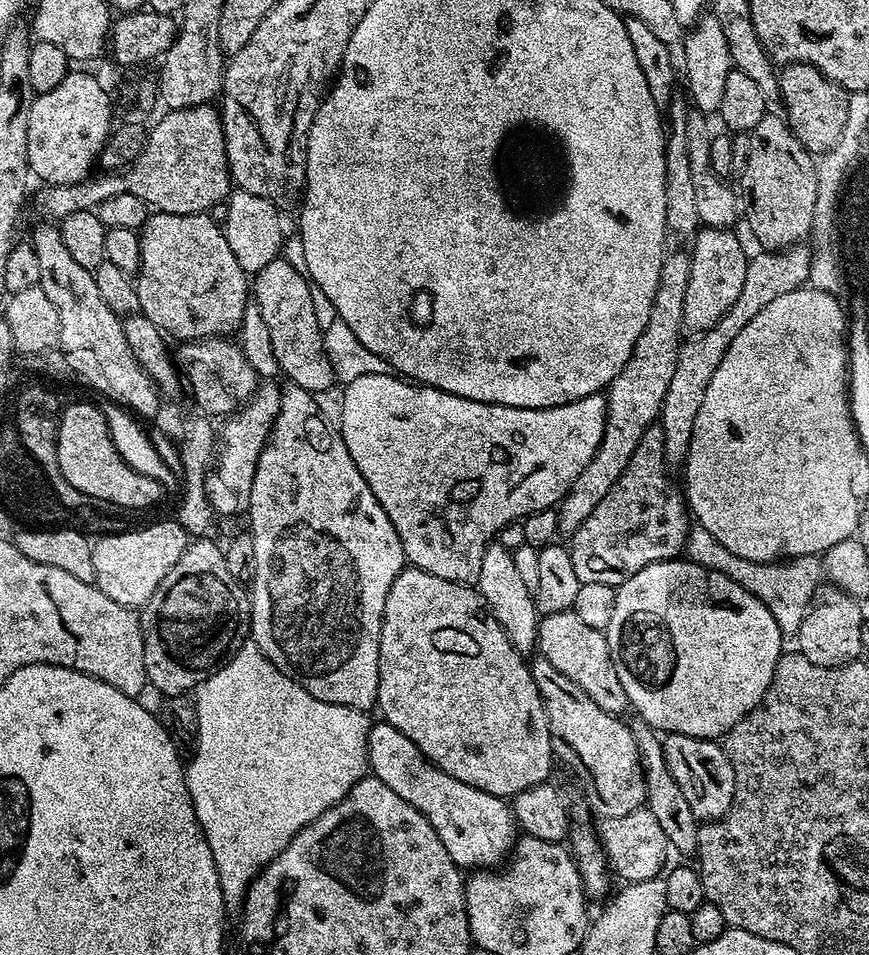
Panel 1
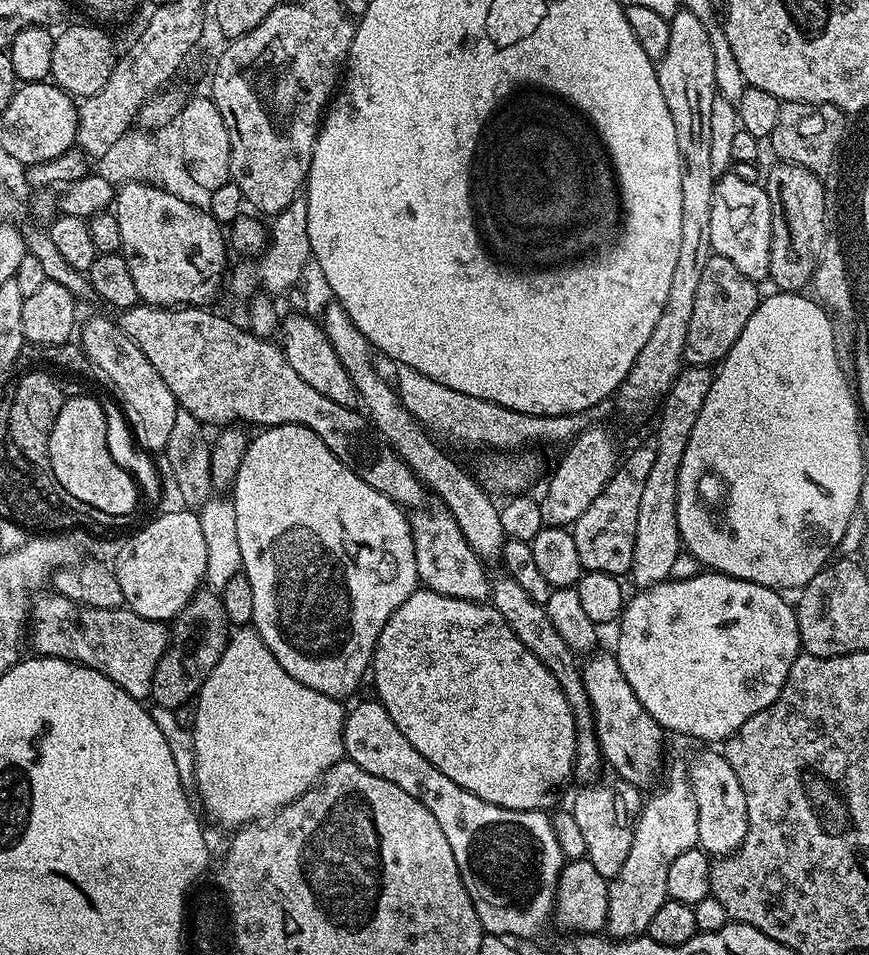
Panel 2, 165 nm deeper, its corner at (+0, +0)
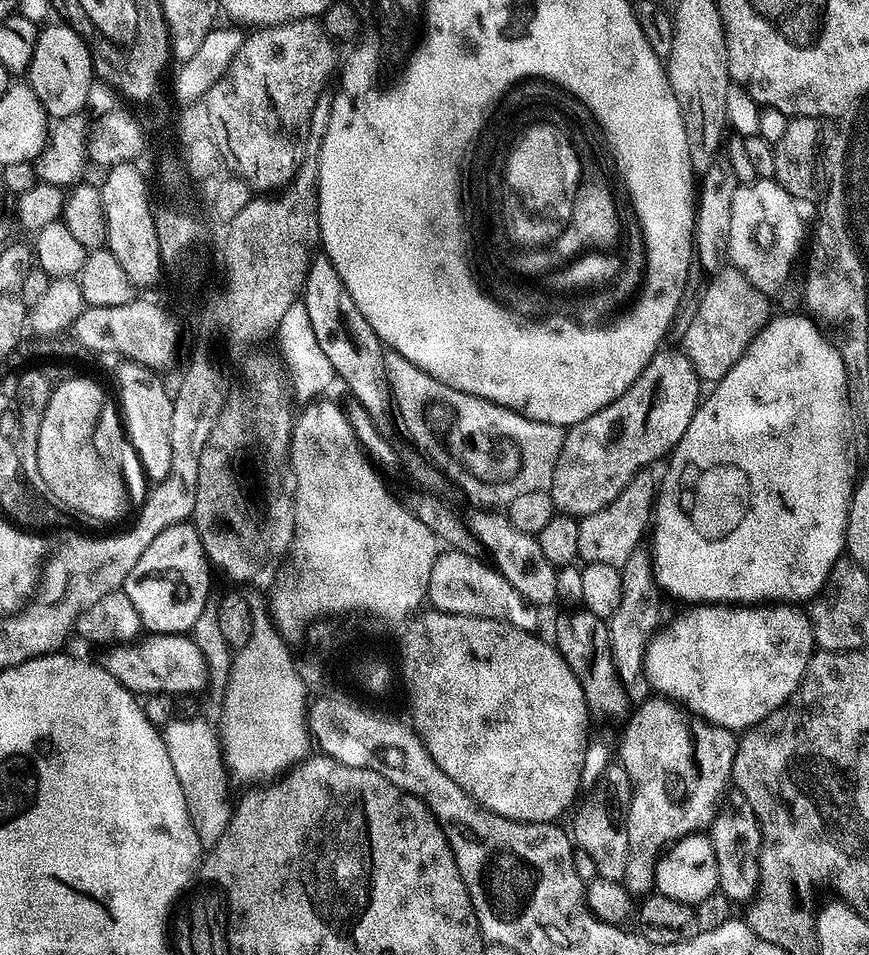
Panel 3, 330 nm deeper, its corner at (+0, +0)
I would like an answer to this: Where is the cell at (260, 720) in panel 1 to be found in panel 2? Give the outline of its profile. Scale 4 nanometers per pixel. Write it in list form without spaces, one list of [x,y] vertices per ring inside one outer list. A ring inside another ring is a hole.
[[[240,626],[228,637],[226,650],[222,650],[222,656],[206,677],[200,687],[200,691],[194,700],[196,706],[196,724],[190,730],[194,742],[194,762],[196,763],[196,786],[195,791],[200,792],[200,800],[208,811],[212,820],[217,820],[224,828],[235,830],[243,825],[263,821],[273,815],[277,810],[284,807],[292,800],[296,800],[307,788],[312,787],[317,780],[323,776],[324,771],[334,766],[344,756],[344,718],[346,708],[343,708],[341,701],[334,696],[327,696],[318,690],[310,690],[310,686],[302,686],[298,678],[290,678],[282,666],[278,666],[278,658],[270,654],[266,642],[256,633],[255,627]]]

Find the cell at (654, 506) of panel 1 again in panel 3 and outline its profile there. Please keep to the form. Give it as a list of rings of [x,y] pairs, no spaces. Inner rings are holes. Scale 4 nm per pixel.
[[[647,467],[636,472],[634,478],[630,478],[630,482],[622,490],[622,494],[618,494],[618,498],[610,502],[610,506],[580,520],[578,557],[584,564],[606,562],[606,566],[621,569],[626,558],[630,558],[630,554],[638,551],[641,545],[640,538],[643,532],[645,535],[649,529],[658,495],[658,476],[655,476],[652,471],[651,467]]]

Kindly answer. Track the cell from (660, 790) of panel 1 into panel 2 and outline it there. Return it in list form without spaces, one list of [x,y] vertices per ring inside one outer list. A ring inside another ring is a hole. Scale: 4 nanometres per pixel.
[[[596,650],[579,669],[582,690],[592,707],[592,723],[596,726],[596,741],[600,744],[600,754],[605,765],[608,764],[628,784],[657,783],[656,771],[660,768],[660,755],[664,752],[665,729],[638,702],[638,694],[626,682],[622,666],[618,666],[611,651]]]

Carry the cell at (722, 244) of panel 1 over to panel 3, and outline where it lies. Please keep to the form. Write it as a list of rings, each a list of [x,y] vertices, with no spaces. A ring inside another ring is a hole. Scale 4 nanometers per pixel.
[[[721,267],[711,273],[710,279],[704,293],[699,293],[696,313],[682,337],[682,351],[704,382],[722,379],[770,319],[769,297],[757,290],[737,268]]]

